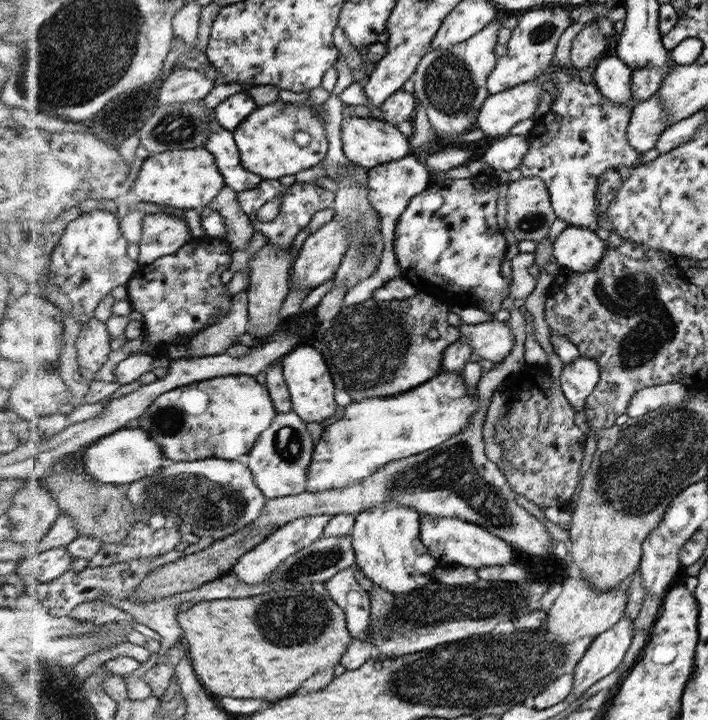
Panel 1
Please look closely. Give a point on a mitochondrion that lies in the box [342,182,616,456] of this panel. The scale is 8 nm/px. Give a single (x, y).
(362, 248)

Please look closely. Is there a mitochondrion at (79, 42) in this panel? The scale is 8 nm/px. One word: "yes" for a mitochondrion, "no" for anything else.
yes

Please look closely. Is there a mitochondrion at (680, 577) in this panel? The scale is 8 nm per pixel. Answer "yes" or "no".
no

